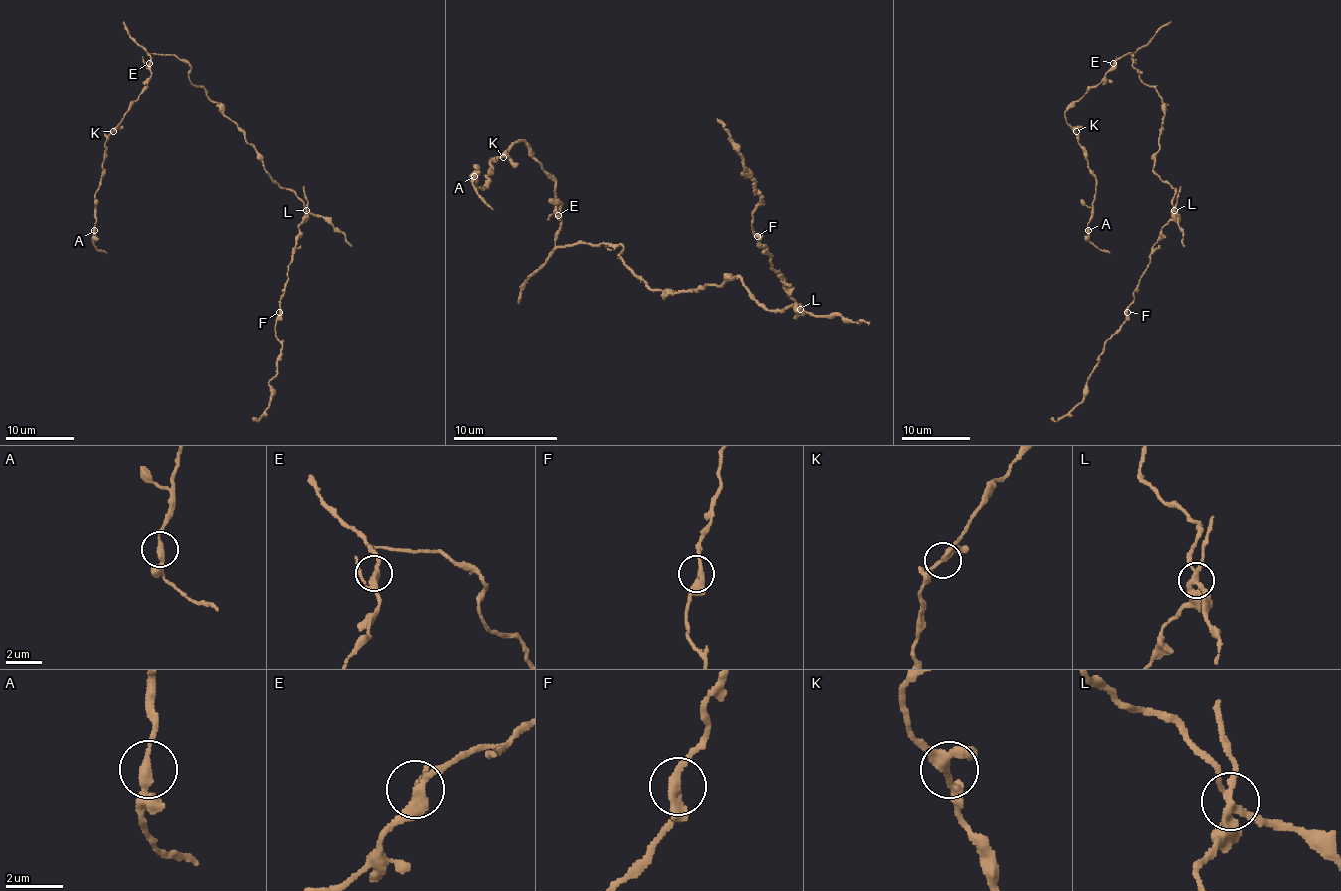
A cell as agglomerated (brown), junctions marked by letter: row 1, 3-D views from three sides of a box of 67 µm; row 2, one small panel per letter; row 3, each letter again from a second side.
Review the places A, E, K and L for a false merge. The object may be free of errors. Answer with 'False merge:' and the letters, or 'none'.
False merge: L

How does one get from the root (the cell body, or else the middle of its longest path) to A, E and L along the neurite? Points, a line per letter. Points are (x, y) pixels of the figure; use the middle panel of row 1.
A: (687, 291), (655, 291), (618, 244), (558, 246), (555, 181), (524, 142), (490, 162), (482, 189), (474, 176)
E: (687, 291), (673, 294), (655, 291), (621, 260), (618, 244), (558, 246), (555, 244), (561, 228), (558, 215)
L: (687, 291), (721, 286), (736, 275), (750, 294), (768, 309), (789, 307), (799, 309)

